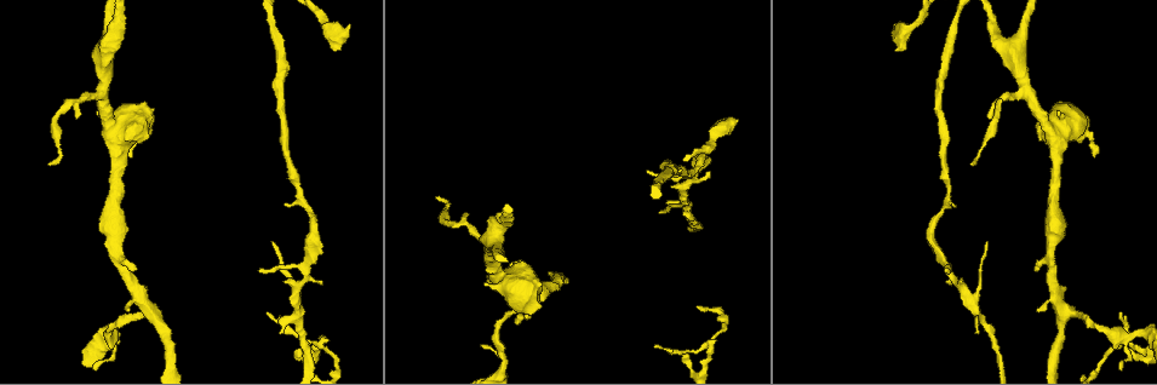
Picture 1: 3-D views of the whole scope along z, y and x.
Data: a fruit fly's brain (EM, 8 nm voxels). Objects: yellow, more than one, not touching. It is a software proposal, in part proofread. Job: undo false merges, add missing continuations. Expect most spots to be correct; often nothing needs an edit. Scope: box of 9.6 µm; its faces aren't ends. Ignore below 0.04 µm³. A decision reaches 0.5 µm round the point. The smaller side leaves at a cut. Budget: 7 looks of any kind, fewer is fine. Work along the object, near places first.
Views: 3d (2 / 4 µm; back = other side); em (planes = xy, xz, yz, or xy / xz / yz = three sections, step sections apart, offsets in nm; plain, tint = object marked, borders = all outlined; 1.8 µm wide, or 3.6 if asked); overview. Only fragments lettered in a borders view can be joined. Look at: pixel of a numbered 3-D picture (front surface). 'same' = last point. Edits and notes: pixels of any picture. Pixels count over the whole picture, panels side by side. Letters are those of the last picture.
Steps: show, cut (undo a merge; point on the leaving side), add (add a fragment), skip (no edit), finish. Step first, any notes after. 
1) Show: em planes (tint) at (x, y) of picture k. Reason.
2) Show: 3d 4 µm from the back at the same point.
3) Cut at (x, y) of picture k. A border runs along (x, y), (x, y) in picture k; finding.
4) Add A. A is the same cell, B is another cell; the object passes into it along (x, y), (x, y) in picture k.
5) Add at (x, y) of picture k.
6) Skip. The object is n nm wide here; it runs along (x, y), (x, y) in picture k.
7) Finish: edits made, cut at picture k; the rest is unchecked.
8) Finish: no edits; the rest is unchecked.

Show: em xy step 4 (borders) at (514, 318) of picture 1. Branch stops here.

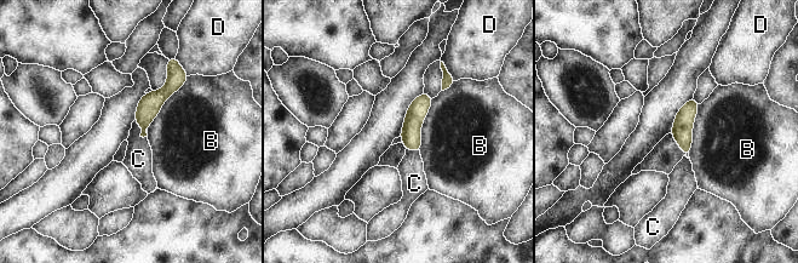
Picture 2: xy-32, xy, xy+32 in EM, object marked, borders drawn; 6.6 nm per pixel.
Skip. B, C and D are other cells; a border runs along (135, 119), (141, 135), (147, 137) in picture 2; none of them fits.

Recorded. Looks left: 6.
Show: 3d 2 µm from the back at (1035, 271) of picture 1. Free end.

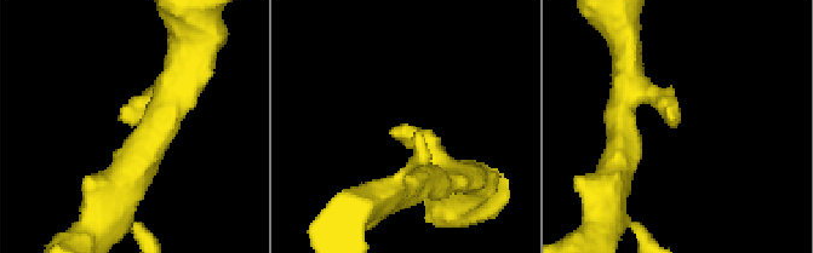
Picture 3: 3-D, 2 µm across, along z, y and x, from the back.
Show: em 3.6 µm planes (borders) at (673, 121) of picture 3. Now the EM.

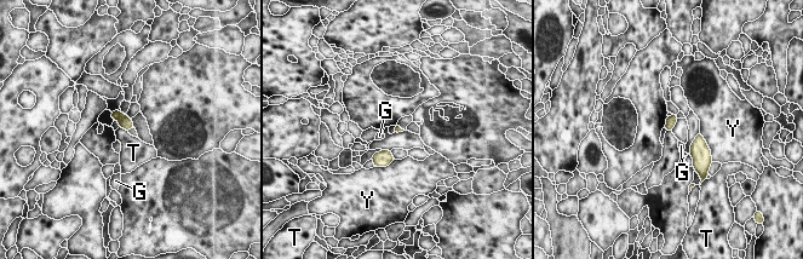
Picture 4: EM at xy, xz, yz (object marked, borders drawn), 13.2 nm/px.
Skip. G, T and Y are other cells; a border runs along (119, 126), (127, 132) in picture 4; none of them fits.

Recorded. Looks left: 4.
Show: em xy step 8 (borders) at (463, 213) of picture 1. An open end.

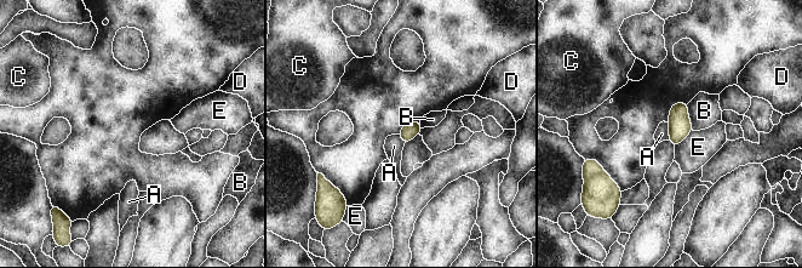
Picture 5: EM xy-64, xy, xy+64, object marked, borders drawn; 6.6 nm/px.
Skip. A, B, C, D and E are other cells; a border runs along (666, 123), (670, 140) in picture 5; none of them fits.

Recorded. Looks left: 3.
Finish: no edits; the rest is unchecked.

